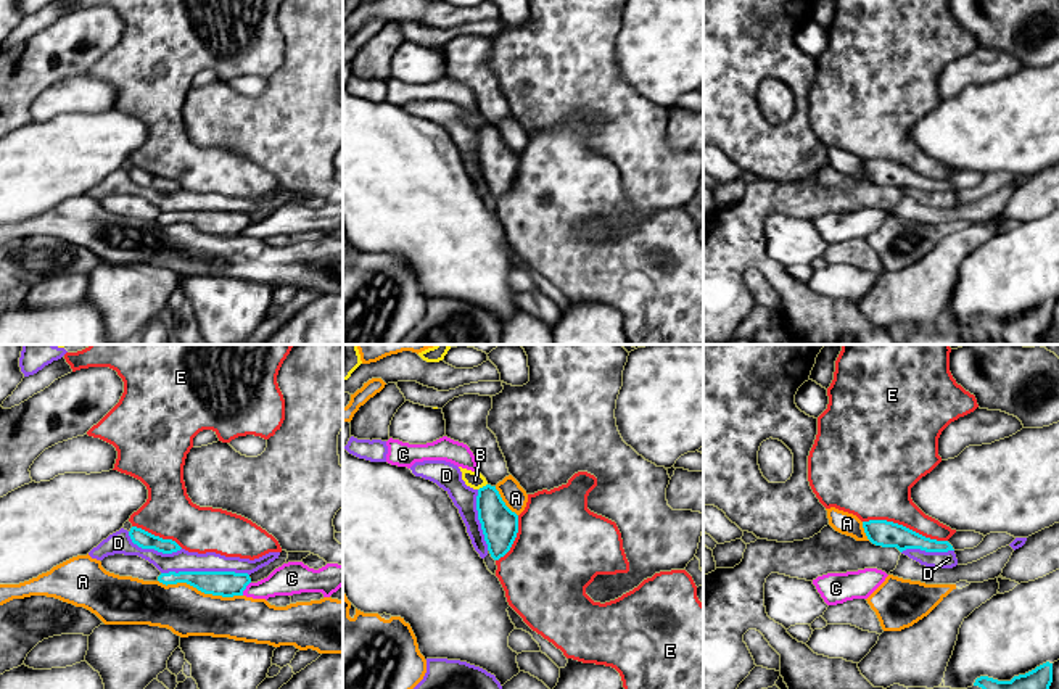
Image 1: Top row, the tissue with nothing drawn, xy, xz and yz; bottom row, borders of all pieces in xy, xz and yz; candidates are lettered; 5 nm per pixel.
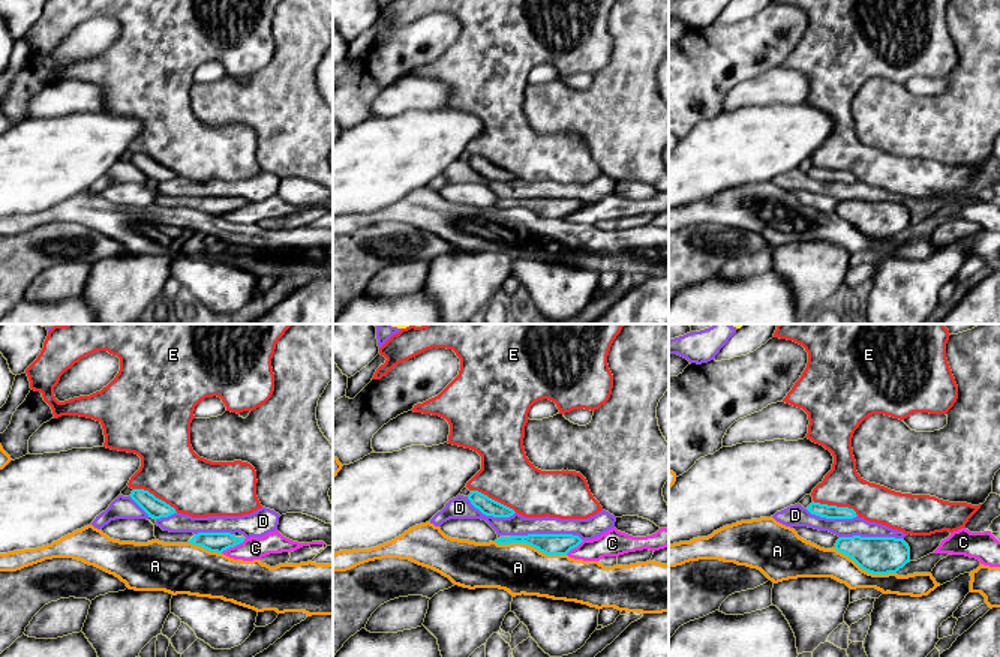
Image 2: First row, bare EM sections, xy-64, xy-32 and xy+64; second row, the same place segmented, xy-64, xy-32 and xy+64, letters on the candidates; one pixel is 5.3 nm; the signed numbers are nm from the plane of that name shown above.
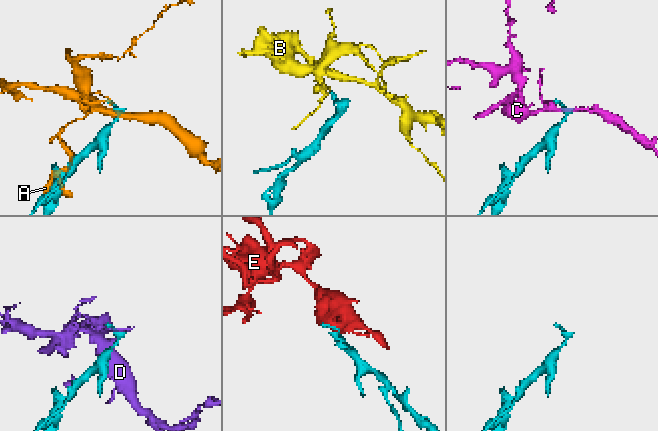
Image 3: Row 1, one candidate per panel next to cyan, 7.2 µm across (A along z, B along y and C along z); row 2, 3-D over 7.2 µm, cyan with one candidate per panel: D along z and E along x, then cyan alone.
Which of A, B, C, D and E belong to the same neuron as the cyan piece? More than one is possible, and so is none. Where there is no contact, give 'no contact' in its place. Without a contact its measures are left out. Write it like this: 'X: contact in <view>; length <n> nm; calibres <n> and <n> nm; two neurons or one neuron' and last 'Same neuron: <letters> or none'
A: contact in xy; length 440 nm; calibres 130 and 240 nm; two neurons
B: contact in xz; length 60 nm; calibres 180 and 90 nm; two neurons
C: contact in xy; length 80 nm; calibres 130 and 160 nm; two neurons
D: contact in xy; length 440 nm; calibres 130 and 110 nm; two neurons
E: contact in yz; length 440 nm; calibres 130 and 340 nm; two neurons
Same neuron: none

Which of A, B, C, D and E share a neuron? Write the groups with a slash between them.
A / B / C / D / E

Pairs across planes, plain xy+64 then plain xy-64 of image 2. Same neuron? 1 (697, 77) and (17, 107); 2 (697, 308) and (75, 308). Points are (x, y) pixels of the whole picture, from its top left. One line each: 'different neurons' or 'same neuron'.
1: same neuron
2: same neuron

